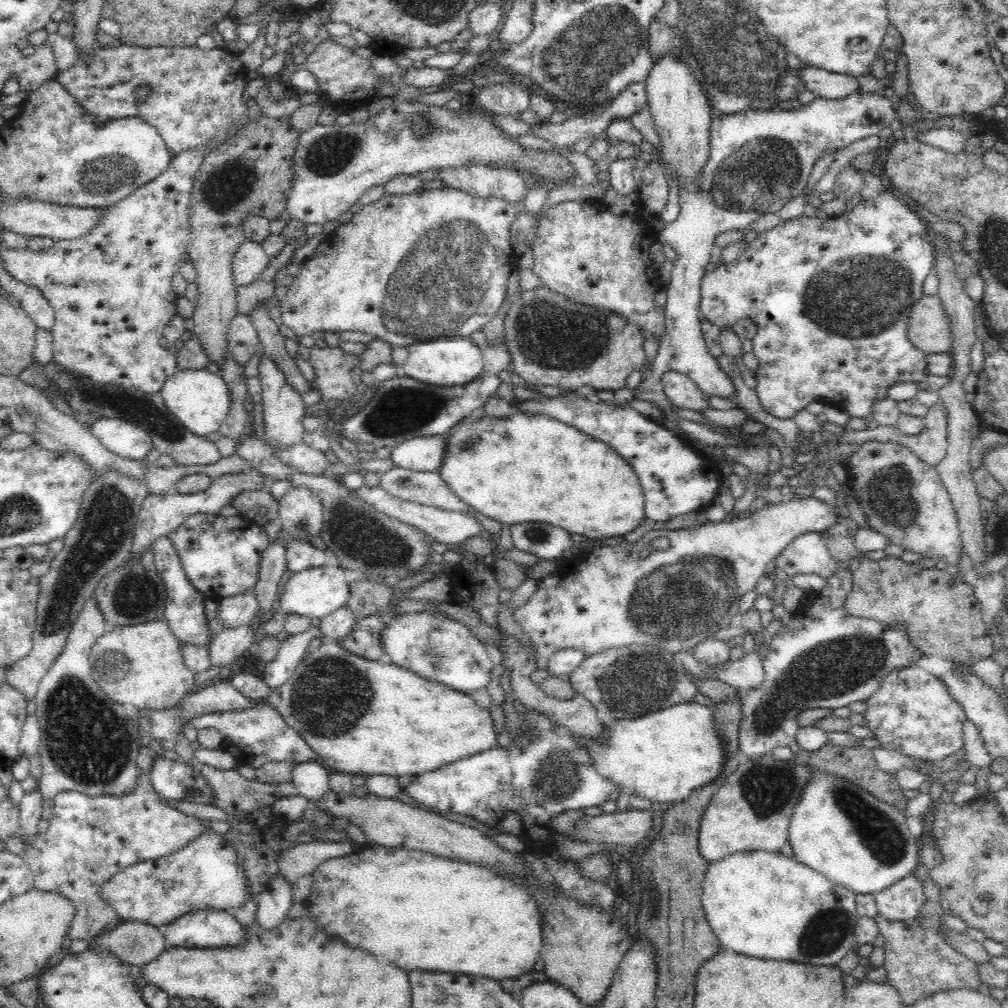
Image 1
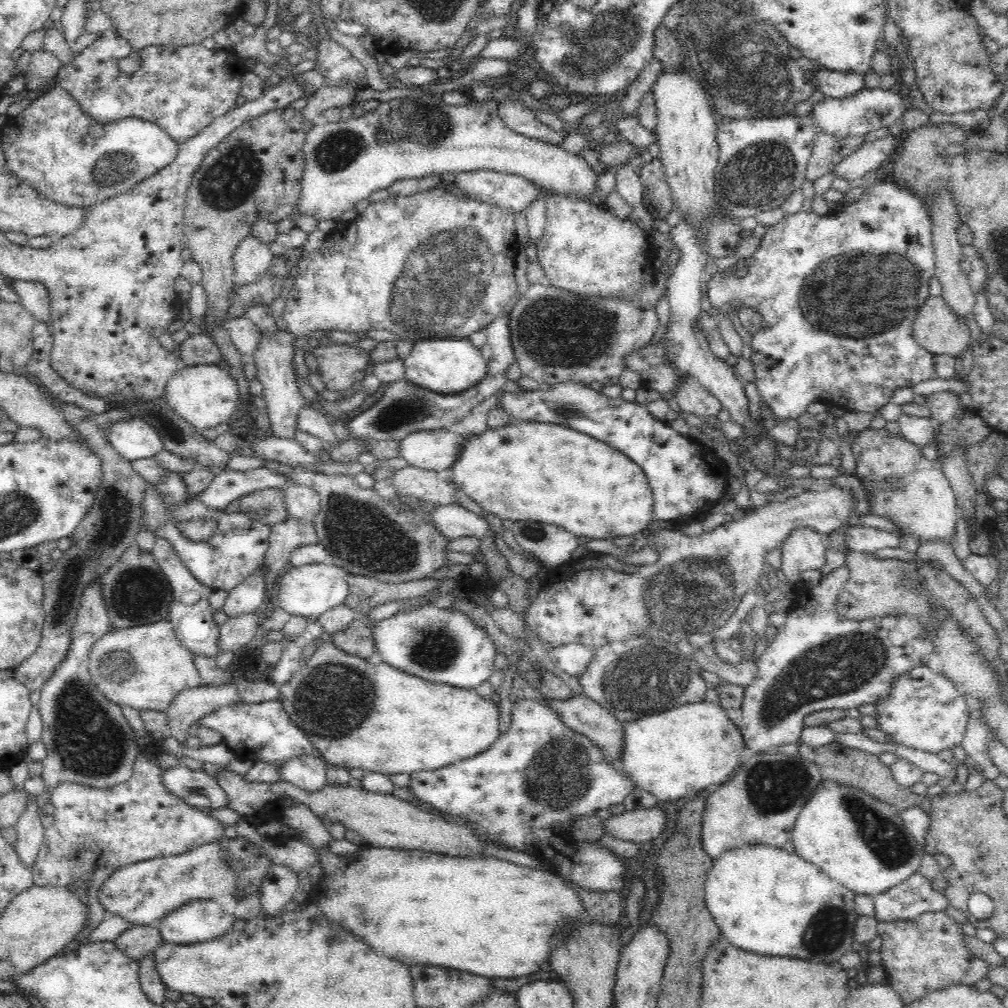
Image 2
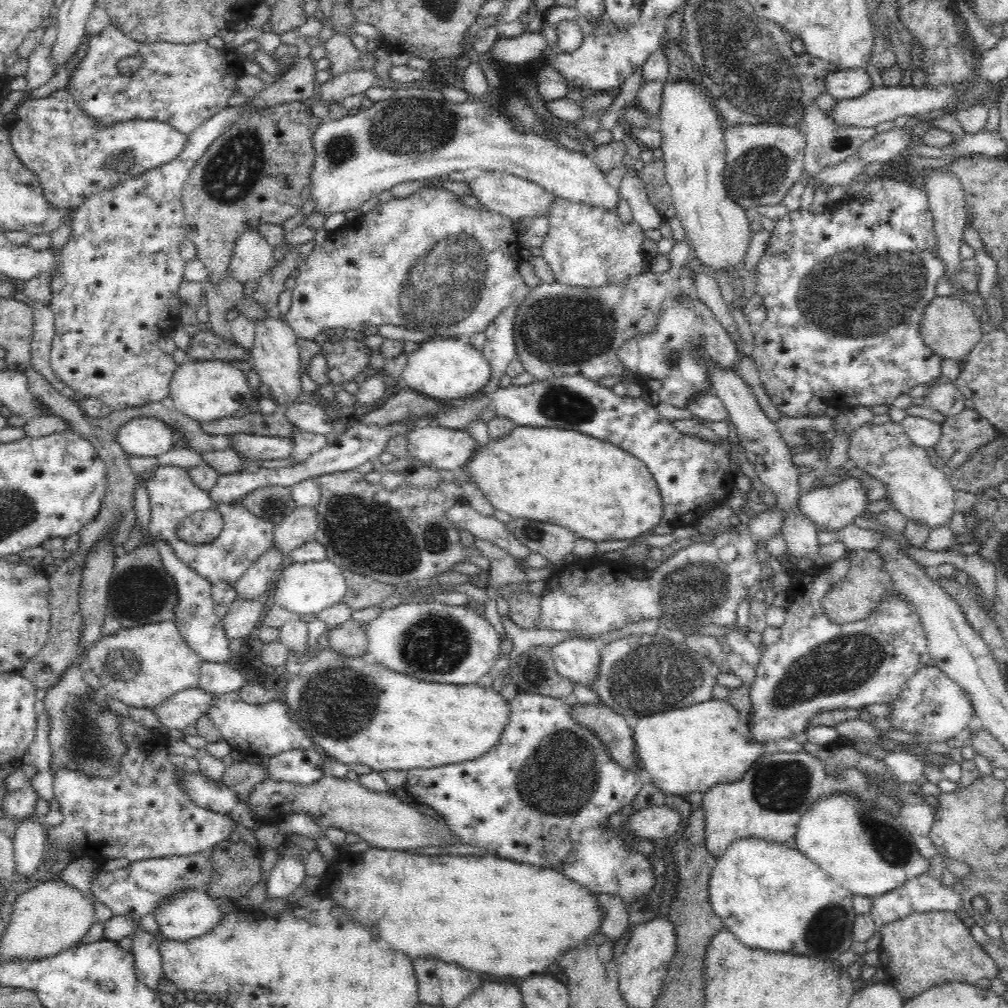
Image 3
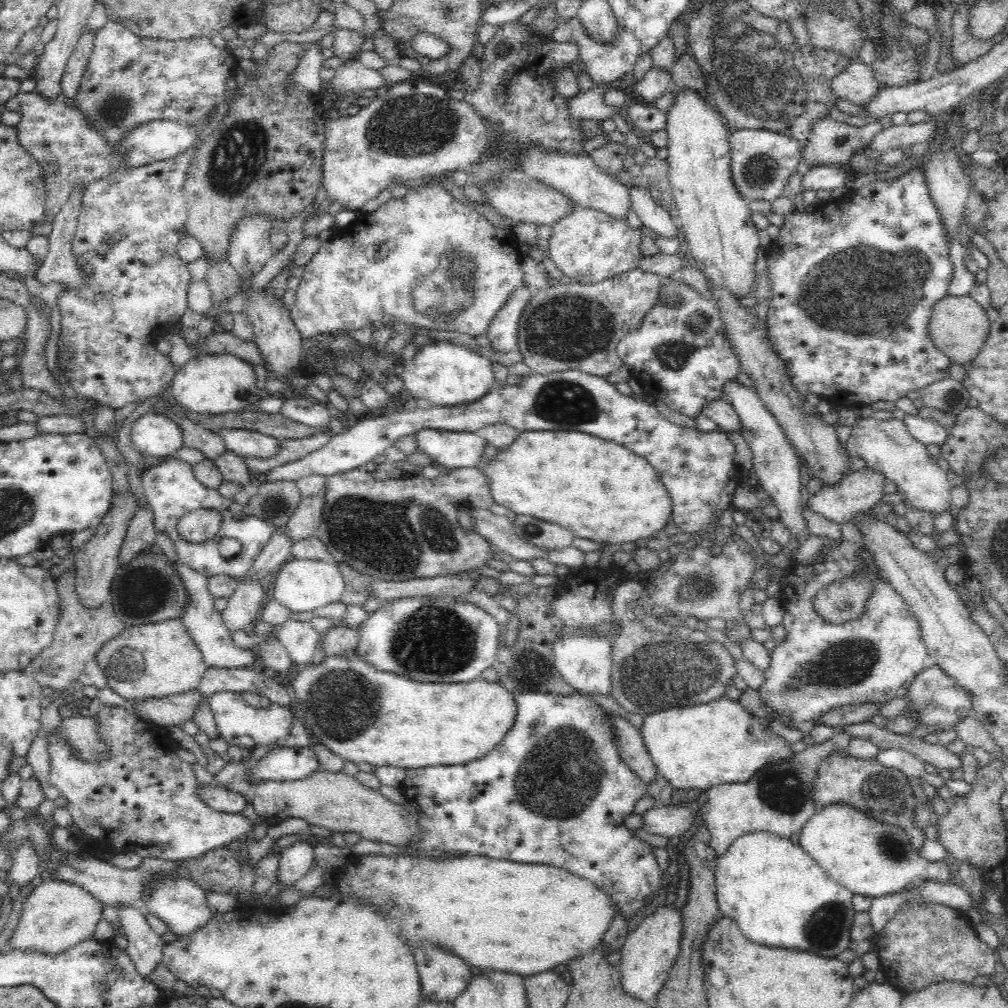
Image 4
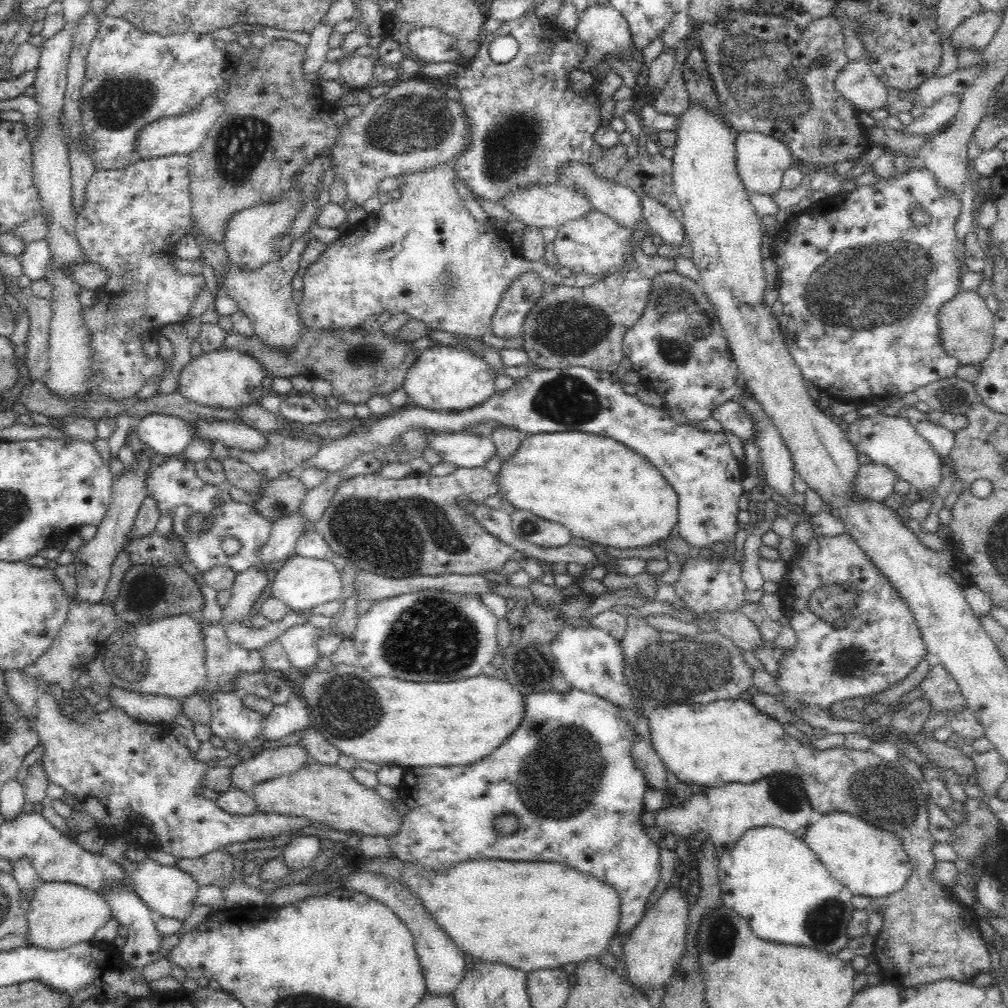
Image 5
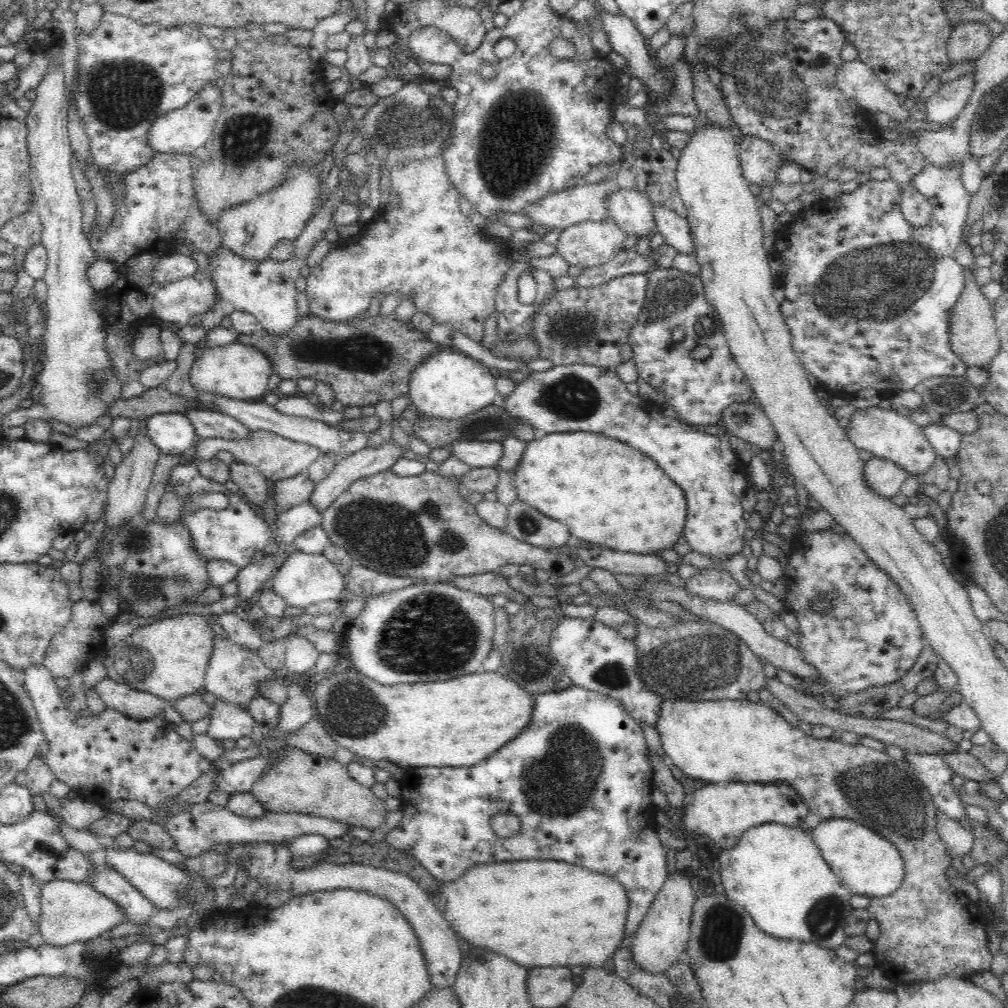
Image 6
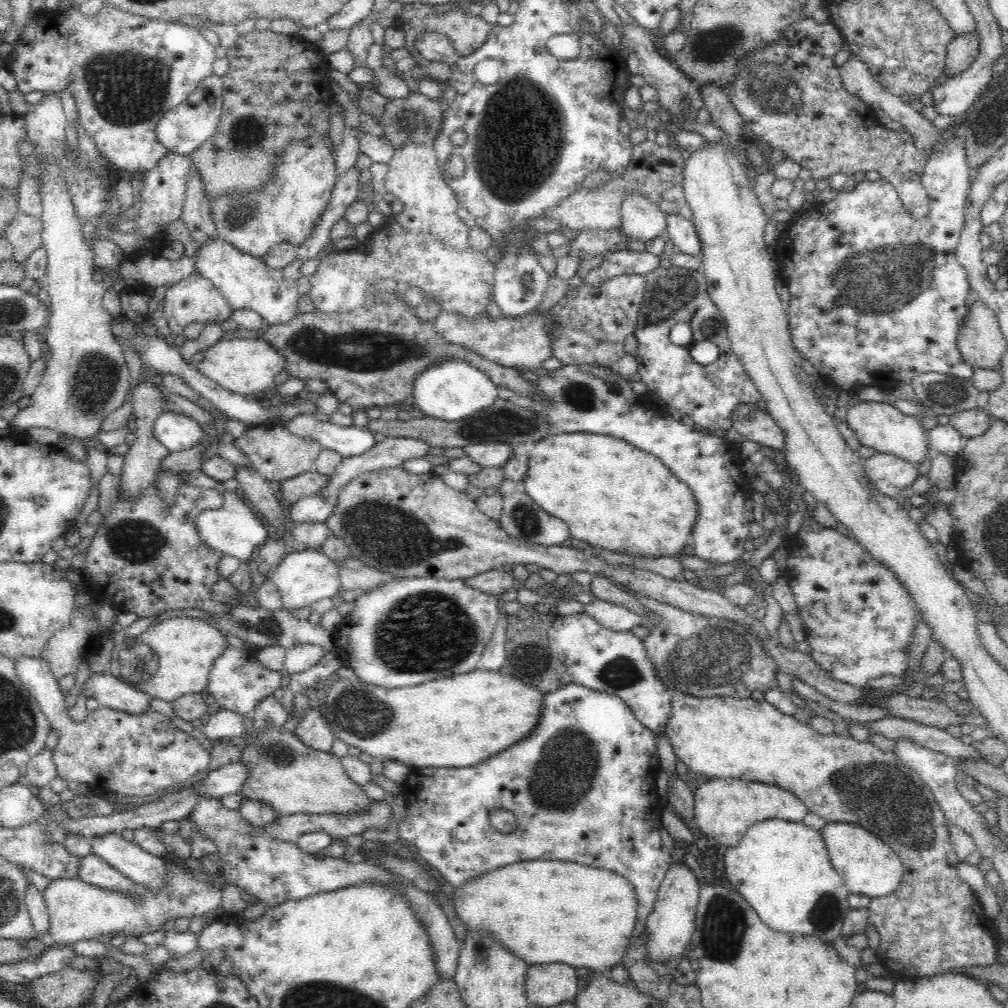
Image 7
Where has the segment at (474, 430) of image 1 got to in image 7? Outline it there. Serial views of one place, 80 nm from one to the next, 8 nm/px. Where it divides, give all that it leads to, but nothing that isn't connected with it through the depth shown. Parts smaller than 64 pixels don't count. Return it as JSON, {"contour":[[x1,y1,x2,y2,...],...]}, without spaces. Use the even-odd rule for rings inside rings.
{"contour":[[589,432,558,433,530,445,527,473,521,481,524,493,540,509,569,526,572,539,584,540,589,546,636,556,671,556,682,553,690,541,692,522,696,522,696,503,688,485,650,453,626,441]]}

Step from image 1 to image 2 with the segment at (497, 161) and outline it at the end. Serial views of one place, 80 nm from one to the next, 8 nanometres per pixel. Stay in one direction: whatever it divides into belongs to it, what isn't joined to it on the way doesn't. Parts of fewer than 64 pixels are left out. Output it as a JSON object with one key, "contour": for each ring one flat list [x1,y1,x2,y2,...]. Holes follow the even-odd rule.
{"contour":[[427,94,422,98,398,97,382,101,376,110,366,111,360,118,330,122,326,126,313,126,306,134,303,145,304,173,300,197,294,210,306,224,320,220,339,219,340,215,368,198,372,192,388,189,391,184,406,178,421,179,441,173,473,172,476,170,514,174,536,183,547,194,592,194,597,176,578,155,527,138,513,132,498,117,494,101,472,101,466,106,447,106,440,98]]}

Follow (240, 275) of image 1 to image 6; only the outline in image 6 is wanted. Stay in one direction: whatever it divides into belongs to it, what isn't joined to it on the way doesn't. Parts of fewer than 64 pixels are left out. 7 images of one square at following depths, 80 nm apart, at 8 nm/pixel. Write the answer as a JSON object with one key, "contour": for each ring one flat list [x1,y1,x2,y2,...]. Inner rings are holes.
{"contour":[[298,165,288,172,286,182,250,202,224,209,217,222,224,248,228,248,235,256,252,262,264,262,270,259,272,248,279,240,296,240,306,226,316,208,316,198,320,190,320,170]]}

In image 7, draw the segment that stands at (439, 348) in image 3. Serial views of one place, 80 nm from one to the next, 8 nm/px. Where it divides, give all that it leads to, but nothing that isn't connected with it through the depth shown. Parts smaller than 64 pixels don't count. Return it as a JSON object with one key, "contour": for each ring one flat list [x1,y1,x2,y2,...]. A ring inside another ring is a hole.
{"contour":[[452,356,420,371,414,381,412,397,414,404,426,417,457,421,478,410,488,408,499,398,497,387,483,370]]}

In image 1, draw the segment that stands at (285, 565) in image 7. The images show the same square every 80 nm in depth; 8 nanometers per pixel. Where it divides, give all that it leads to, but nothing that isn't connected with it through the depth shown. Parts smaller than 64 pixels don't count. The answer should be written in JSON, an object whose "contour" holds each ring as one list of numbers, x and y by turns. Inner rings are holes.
{"contour":[[329,562,322,567,288,574,281,586,279,596,282,612,309,617,313,622,317,622,324,616,346,607,350,598,350,590,345,570,337,563]]}

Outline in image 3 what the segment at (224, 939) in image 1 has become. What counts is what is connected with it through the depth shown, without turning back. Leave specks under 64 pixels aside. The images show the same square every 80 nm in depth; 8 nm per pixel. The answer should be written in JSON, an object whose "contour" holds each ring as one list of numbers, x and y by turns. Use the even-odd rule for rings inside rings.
{"contour":[[186,889,175,897,161,902,153,916,159,928,158,932,162,933,165,939,186,942,210,932,221,923,225,914,226,912,222,912,218,906,216,898,211,897,204,889]]}

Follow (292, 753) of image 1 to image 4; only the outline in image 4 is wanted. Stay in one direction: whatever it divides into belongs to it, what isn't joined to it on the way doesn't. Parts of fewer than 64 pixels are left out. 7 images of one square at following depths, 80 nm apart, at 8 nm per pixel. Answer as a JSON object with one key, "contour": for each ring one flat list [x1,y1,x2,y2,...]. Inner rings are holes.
{"contour":[[232,691,217,692,206,700,218,726,219,738,229,745,239,746,245,754,258,746,267,746,271,750,284,747,280,742,291,734,292,712,296,711,294,708,286,710,283,706,274,703,268,708,256,708,244,702,241,693]]}

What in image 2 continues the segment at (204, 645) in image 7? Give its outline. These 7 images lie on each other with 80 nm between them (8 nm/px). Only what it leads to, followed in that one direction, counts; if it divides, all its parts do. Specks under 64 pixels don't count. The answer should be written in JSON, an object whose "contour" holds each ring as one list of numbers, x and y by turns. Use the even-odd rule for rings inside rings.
{"contour":[[167,620,109,631,91,649,89,674,108,700,120,706,132,706,139,711,165,711,180,691,202,684,201,676,193,666,193,653,177,639],[114,650,124,650,134,660,134,672,126,680,120,680,122,684,114,684,114,680,102,676,100,672,102,658]]}

